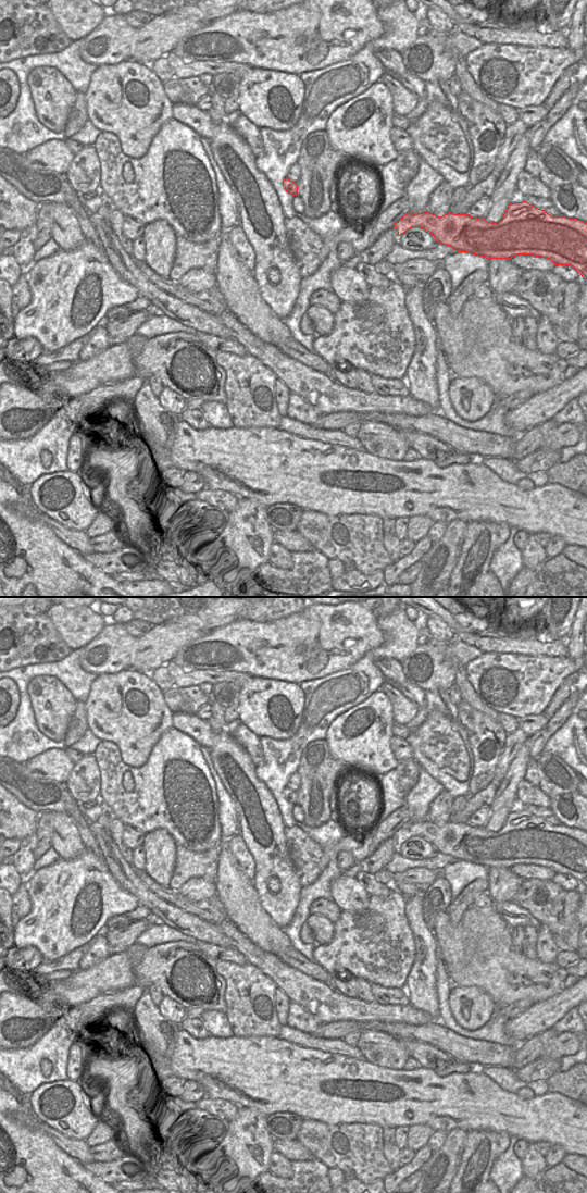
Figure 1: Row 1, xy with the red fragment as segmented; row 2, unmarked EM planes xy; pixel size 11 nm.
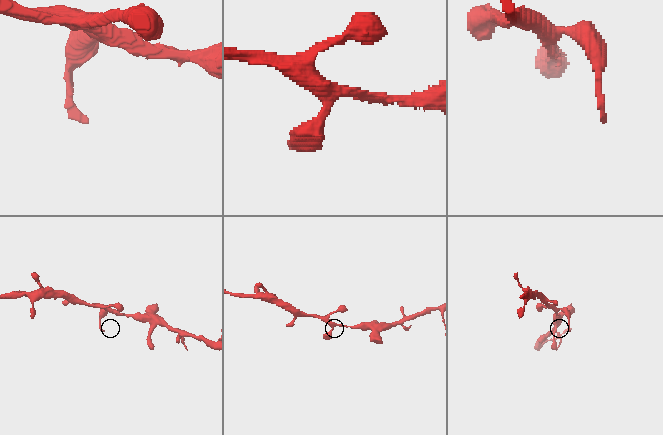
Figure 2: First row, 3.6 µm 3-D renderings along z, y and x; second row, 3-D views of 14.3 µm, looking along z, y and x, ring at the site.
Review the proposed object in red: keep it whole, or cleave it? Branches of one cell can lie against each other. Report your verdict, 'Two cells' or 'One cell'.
One cell.

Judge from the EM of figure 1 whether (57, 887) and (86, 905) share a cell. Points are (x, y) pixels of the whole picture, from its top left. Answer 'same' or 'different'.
same

